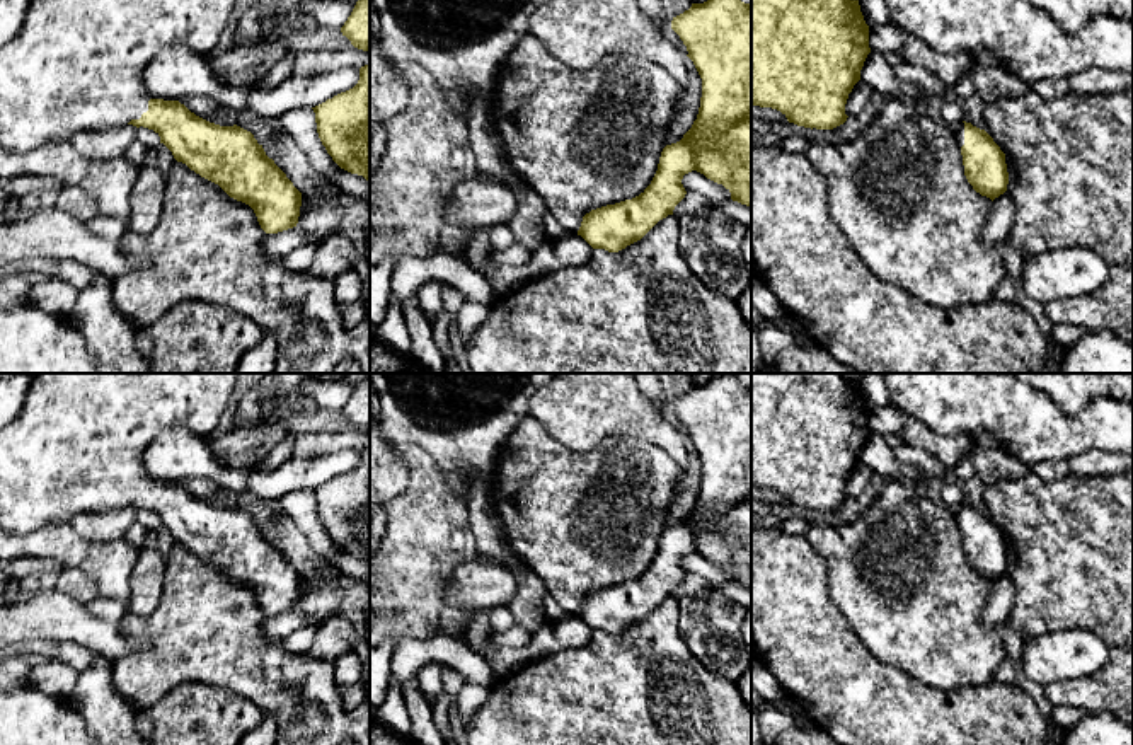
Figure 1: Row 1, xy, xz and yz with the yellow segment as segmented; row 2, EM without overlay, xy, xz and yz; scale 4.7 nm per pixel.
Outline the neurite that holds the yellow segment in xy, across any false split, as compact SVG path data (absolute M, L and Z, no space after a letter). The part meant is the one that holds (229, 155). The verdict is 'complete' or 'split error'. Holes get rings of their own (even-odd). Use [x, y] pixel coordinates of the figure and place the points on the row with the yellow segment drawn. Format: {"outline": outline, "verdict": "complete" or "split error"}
{"outline": "M31 0L17 36L0 48L0 145L29 152L49 141L72 140L80 131L124 124L153 130L177 162L218 184L230 198L249 205L266 234L296 227L302 193L269 159L254 135L237 124L220 126L191 113L179 101L153 99L143 85L148 61L170 44L210 56L227 39L237 0Z", "verdict": "split error"}

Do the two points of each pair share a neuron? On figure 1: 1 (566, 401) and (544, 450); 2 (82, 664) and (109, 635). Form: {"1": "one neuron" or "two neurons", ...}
{"1": "two neurons", "2": "two neurons"}

